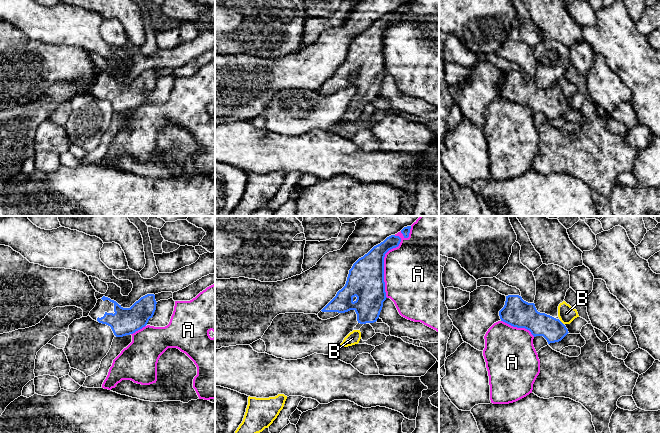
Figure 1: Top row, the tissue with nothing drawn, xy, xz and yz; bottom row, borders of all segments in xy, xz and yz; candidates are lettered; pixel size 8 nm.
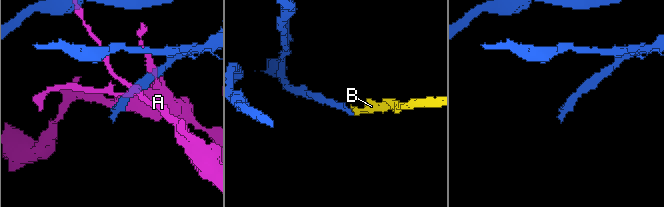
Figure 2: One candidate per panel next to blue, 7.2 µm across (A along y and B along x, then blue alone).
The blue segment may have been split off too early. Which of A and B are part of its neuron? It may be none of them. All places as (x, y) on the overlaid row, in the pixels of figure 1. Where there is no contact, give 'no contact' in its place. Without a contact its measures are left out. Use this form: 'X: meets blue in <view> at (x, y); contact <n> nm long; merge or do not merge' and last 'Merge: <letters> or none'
A: meets blue in xz at (383, 264); contact 500 nm long; do not merge
B: meets blue in yz at (561, 322); contact 50 nm long; merge
Merge: B

